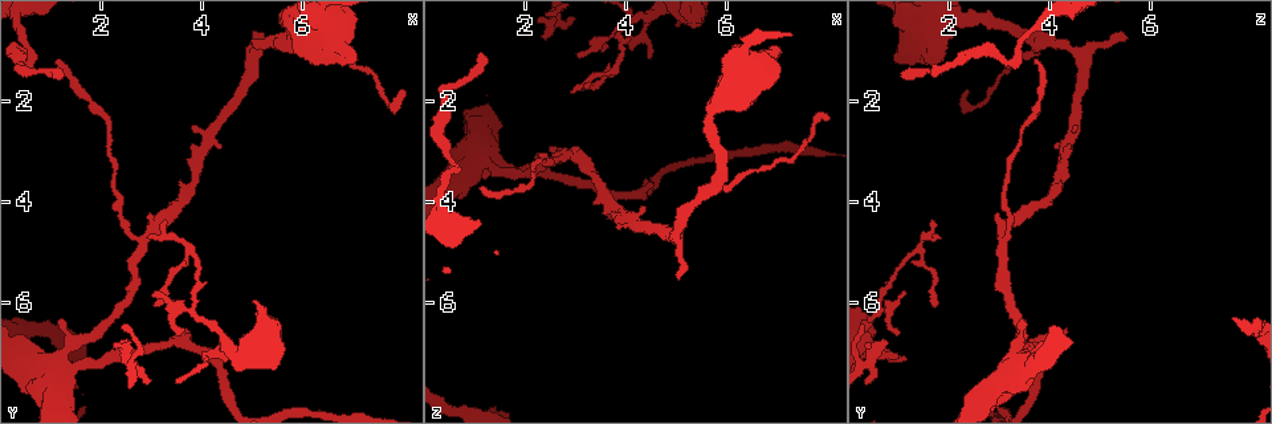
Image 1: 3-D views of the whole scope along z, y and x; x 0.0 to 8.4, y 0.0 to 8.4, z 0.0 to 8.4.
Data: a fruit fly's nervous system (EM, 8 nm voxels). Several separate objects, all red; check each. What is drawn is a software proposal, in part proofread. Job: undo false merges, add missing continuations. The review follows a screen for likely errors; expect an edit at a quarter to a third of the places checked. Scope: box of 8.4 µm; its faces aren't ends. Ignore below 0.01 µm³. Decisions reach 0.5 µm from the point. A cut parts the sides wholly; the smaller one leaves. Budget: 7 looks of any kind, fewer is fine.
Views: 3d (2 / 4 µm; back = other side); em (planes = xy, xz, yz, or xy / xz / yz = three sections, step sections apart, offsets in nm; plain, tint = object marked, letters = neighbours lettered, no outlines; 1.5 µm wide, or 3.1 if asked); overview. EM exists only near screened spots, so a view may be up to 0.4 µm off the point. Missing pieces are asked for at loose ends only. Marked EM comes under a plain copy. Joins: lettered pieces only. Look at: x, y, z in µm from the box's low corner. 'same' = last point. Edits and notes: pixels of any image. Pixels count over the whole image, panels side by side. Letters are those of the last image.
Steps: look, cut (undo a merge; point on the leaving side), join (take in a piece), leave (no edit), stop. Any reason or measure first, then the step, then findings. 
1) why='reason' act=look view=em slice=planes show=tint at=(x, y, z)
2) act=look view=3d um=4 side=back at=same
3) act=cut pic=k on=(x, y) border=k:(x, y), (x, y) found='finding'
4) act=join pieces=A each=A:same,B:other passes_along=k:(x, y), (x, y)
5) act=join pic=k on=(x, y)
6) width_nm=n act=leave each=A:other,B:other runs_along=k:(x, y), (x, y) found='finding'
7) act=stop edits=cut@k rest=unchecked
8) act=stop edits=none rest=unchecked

why='branch point' act=look view=em slice=yz step=8 show=letters at=(5.00, 1.10, 4.55)

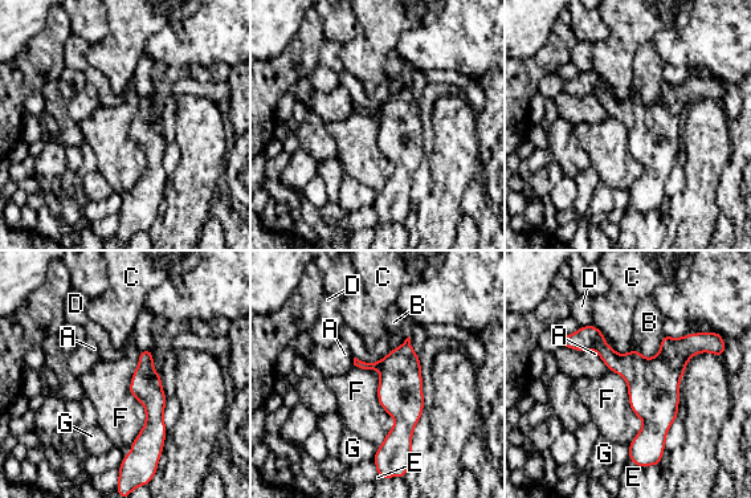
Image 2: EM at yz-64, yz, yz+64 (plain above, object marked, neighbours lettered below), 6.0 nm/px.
width_nm=140 longest_contact=F:550nm act=leave each=A:other,B:other,C:other,D:other,E:other,F:other,G:other found='one neuron here'

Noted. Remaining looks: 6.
why='abrupt turn' act=look view=3d um=4 at=(0.60, 1.20, 3.30)

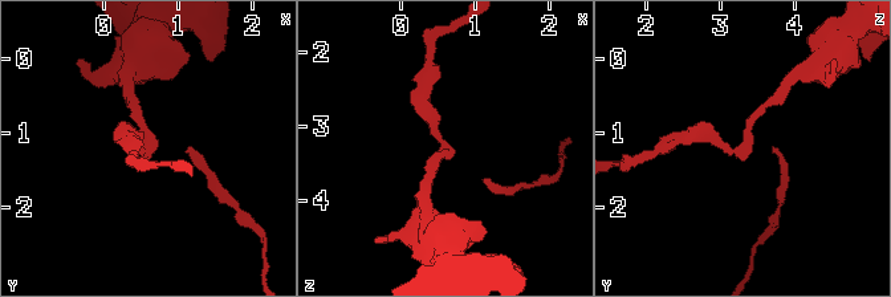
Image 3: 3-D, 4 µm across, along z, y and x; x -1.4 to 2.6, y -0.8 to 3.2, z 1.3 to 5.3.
why='shape alone is not enough' act=look view=em slice=planes show=letters at=(0.60, 1.25, 3.30)

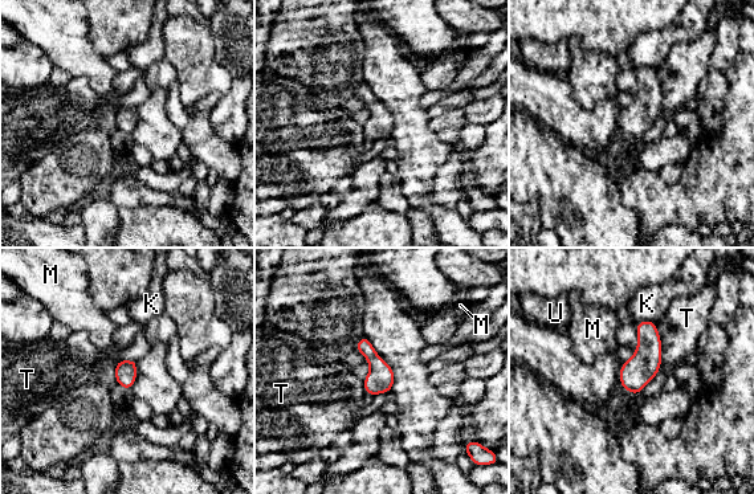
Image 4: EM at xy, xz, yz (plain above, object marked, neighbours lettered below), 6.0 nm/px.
width_nm=130 act=leave each=K:other,M:other,T:other,U:other found='continuous, no second neuron'

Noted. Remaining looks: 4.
why='sharp bend' act=look view=em slice=planes show=letters at=(4.20, 7.00, 0.75)

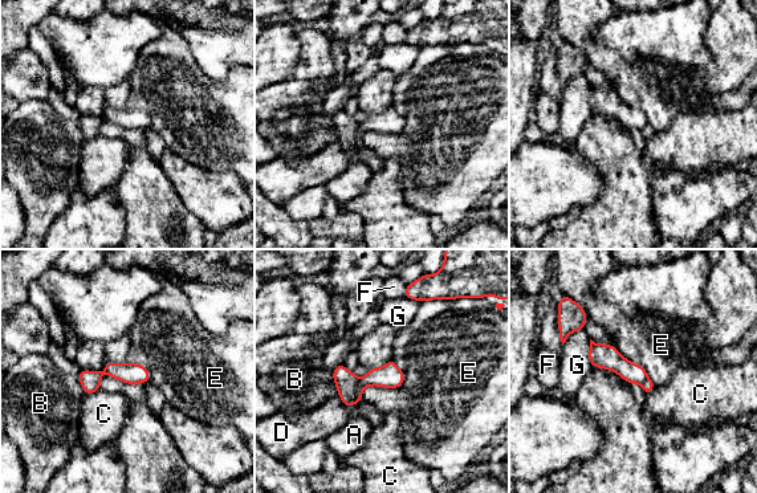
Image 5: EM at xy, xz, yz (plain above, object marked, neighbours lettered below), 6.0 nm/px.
act=cut pic=5 on=(346, 382) each=A:other,B:other,C:other,D:other,E:other,F:other,G:other found='a second neuron is stuck on'

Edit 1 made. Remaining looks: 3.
act=stop edits=cut@5 rest=unchecked

